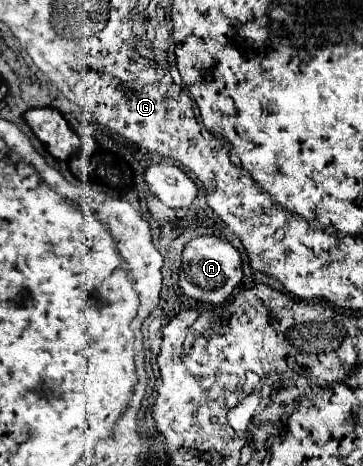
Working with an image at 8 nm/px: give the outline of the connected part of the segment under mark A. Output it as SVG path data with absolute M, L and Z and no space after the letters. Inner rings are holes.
M203 236L203 238L191 240L185 246L183 256L181 256L179 286L187 296L191 296L203 304L219 306L231 296L233 288L241 282L241 278L243 278L241 256L233 244L213 238L213 236Z

